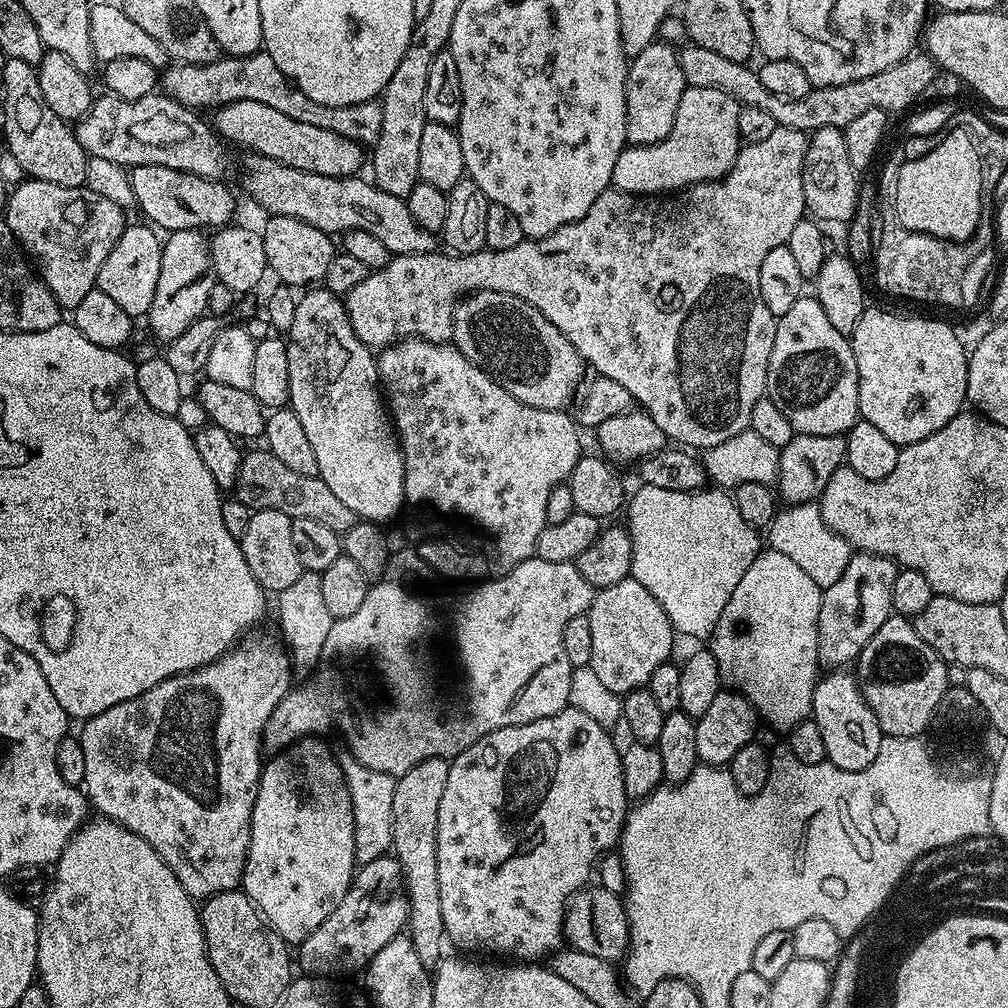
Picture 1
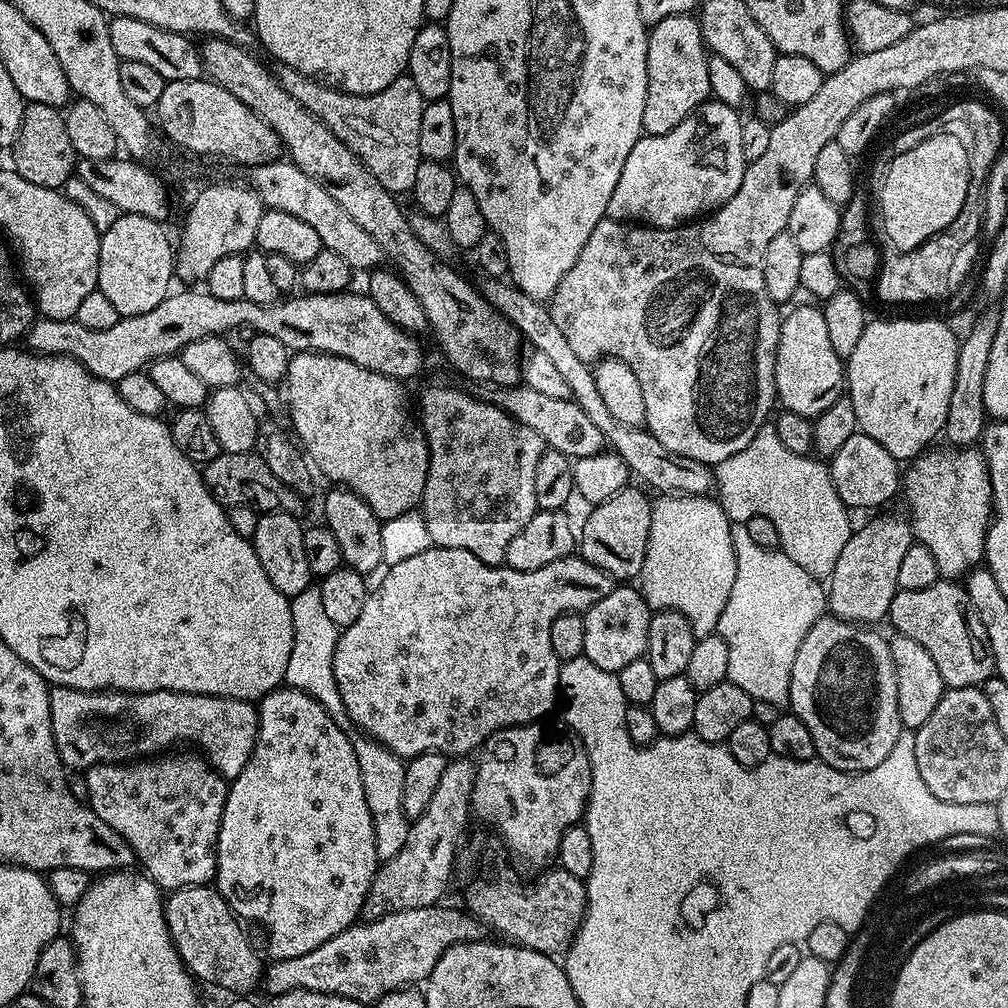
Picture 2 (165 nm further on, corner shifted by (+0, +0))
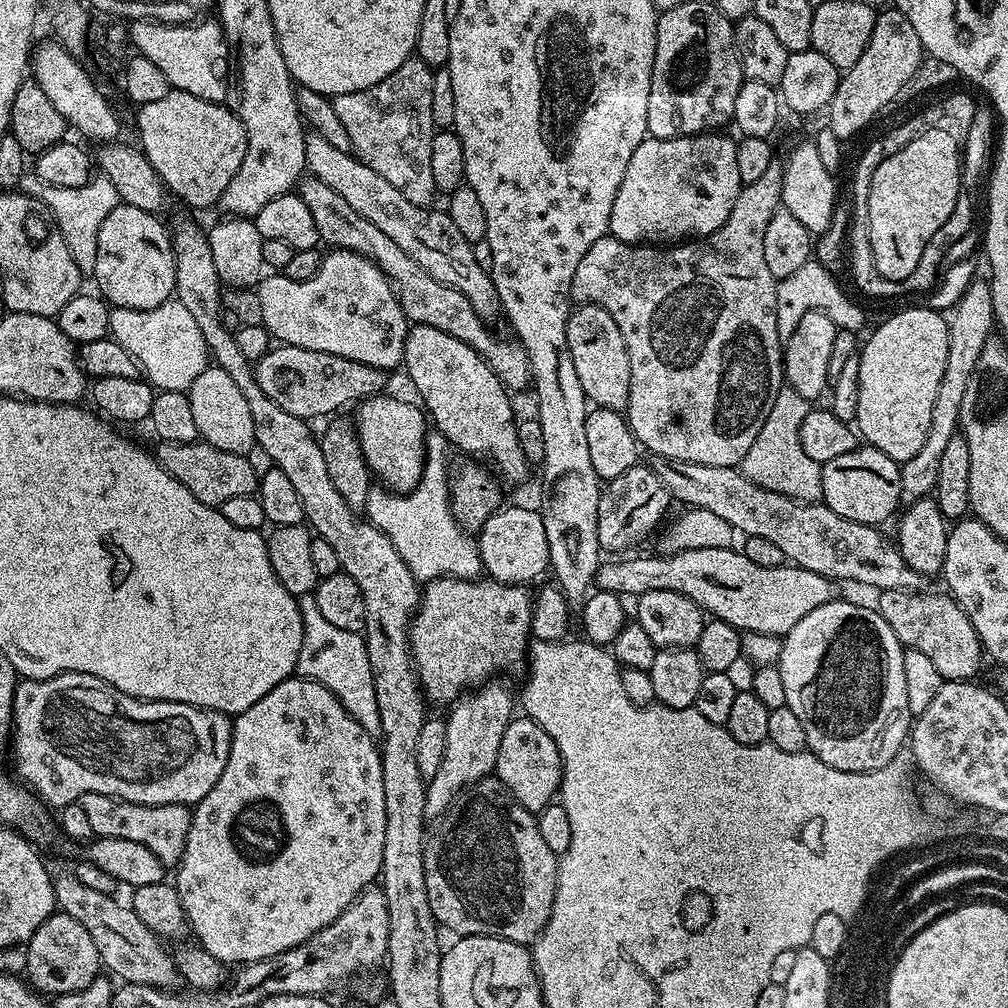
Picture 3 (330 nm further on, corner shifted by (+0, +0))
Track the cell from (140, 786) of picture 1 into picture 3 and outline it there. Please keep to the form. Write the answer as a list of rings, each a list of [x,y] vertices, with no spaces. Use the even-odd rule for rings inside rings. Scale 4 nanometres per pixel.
[[[82,794],[79,802],[83,812],[87,813],[93,837],[126,838],[130,842],[138,842],[146,846],[146,850],[151,850],[165,866],[179,865],[184,859],[192,821],[192,808],[189,805],[146,806],[126,800],[117,800],[115,796],[106,794]]]

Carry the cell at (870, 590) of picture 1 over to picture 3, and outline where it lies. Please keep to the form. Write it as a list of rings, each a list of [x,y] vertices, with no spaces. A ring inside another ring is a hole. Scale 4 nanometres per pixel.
[[[987,279],[974,281],[961,294],[960,301],[953,306],[952,316],[947,317],[947,322],[946,370],[942,370],[942,382],[938,382],[938,394],[934,398],[934,411],[930,413],[930,434],[926,434],[926,442],[920,447],[918,454],[900,464],[900,499],[905,505],[935,493],[942,454],[950,438],[958,435],[962,398],[966,394],[970,374],[974,374],[974,366],[978,366],[978,357],[994,332],[992,290]]]

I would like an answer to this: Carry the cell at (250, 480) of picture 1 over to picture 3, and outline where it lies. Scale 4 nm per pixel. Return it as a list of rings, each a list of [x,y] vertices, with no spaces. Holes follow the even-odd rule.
[[[205,442],[195,444],[166,444],[157,443],[154,455],[160,465],[171,476],[178,478],[198,498],[198,502],[218,506],[230,498],[239,498],[241,494],[253,494],[258,488],[258,468],[251,464],[248,456],[227,453],[226,450],[216,449]]]

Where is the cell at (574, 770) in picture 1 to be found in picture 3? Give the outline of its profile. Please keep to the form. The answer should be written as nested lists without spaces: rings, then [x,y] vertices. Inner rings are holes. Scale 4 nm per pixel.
[[[512,719],[506,726],[506,734],[502,734],[502,746],[498,746],[495,775],[527,812],[539,814],[557,799],[564,777],[562,758],[558,746],[554,746],[554,738],[530,719]]]

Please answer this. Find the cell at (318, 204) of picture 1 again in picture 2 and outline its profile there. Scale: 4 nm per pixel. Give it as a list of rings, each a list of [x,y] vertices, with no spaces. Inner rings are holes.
[[[484,278],[481,281],[481,284],[478,284],[480,295],[487,300],[491,308],[496,309],[520,333],[527,343],[528,340],[532,343],[531,347],[535,351],[546,354],[546,358],[550,358],[550,363],[562,373],[562,378],[566,378],[566,384],[572,391],[571,399],[602,430],[602,434],[607,440],[607,447],[619,454],[622,462],[626,462],[629,473],[635,479],[637,476],[638,479],[645,480],[645,482],[640,482],[647,485],[649,489],[657,488],[657,493],[660,494],[706,496],[713,491],[714,472],[709,465],[694,462],[694,458],[682,458],[682,454],[674,454],[670,450],[666,450],[666,446],[662,446],[662,442],[658,442],[658,438],[649,434],[647,427],[626,426],[626,422],[618,422],[618,418],[614,418],[614,414],[610,414],[606,402],[602,402],[602,394],[598,394],[593,369],[586,362],[582,362],[582,358],[578,358],[578,354],[574,354],[570,342],[566,342],[562,330],[554,323],[551,311],[543,303],[530,298],[507,279]]]

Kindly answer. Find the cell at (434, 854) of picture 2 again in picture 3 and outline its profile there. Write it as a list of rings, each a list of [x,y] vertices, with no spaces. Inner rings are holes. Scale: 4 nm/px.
[[[493,678],[451,705],[452,713],[446,716],[446,755],[442,758],[442,766],[438,766],[438,774],[427,781],[426,817],[443,816],[464,789],[495,773],[502,734],[506,734],[506,726],[514,719],[512,692],[502,681]]]

